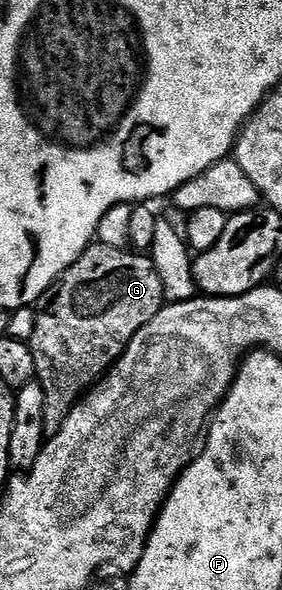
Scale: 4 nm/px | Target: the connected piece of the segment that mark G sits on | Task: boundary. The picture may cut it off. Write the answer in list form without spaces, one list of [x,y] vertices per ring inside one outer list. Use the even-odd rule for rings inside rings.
[[[94,242],[65,271],[44,301],[45,309],[37,312],[35,334],[28,340],[35,354],[37,380],[45,391],[46,437],[54,436],[67,422],[67,414],[71,414],[78,400],[116,364],[131,338],[166,303],[156,266],[148,255],[137,250]]]

